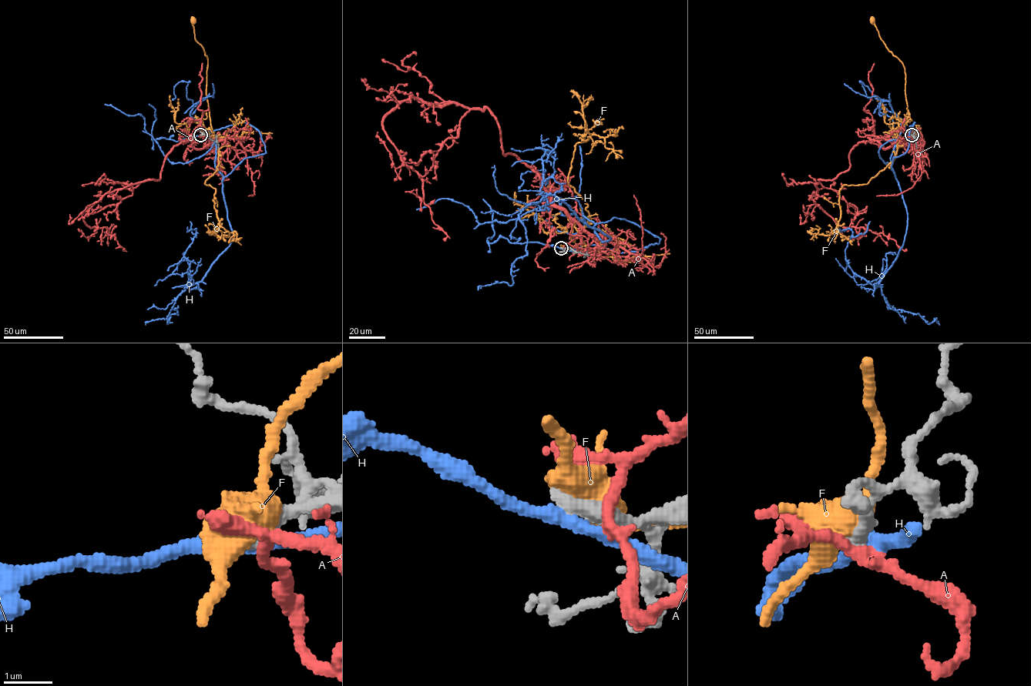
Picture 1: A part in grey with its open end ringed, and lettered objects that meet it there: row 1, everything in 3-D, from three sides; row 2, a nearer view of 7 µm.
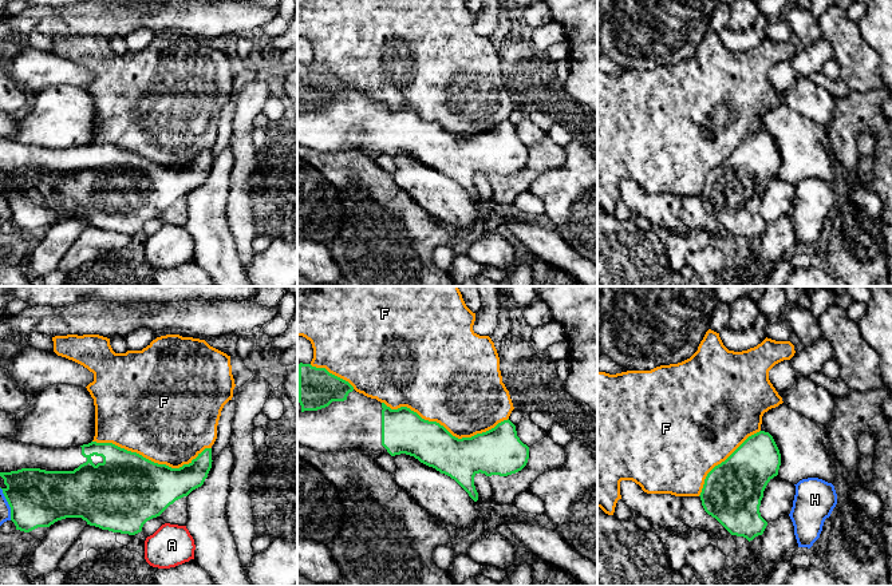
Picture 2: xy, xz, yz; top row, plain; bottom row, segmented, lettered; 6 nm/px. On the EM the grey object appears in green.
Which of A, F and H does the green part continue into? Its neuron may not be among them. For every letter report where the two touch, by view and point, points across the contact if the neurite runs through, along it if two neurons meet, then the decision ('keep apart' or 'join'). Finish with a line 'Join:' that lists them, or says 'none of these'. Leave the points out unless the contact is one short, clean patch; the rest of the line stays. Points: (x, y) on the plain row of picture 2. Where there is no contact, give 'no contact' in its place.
A: no contact; keep apart
F: contact xz (443, 127); keep apart
H: contact xy (8, 204); keep apart
Join: none of these

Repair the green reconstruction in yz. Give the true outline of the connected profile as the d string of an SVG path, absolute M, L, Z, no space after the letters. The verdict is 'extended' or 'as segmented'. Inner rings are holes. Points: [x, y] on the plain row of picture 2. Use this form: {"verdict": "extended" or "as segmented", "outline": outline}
{"verdict": "as segmented", "outline": "M769 132L749 136L707 174L699 195L704 211L731 235L749 242L762 235L767 222L761 217L759 206L779 166L781 154Z"}

